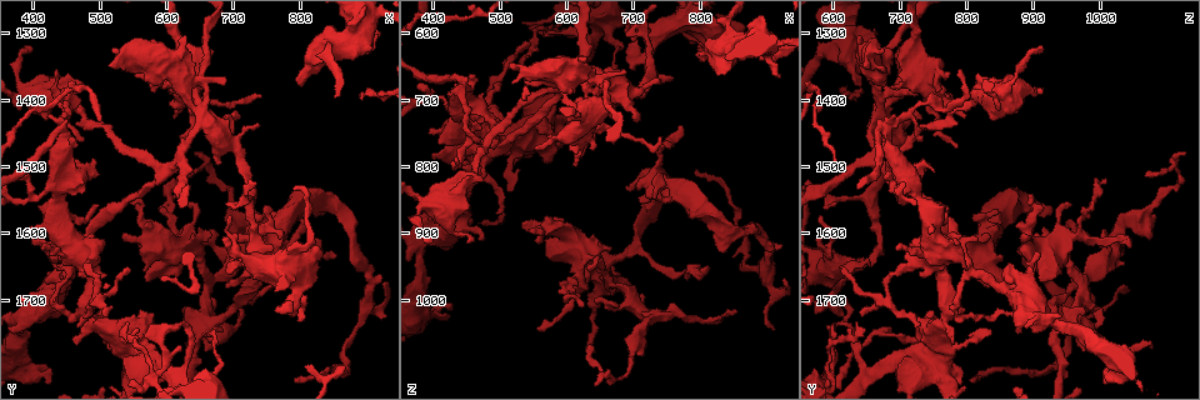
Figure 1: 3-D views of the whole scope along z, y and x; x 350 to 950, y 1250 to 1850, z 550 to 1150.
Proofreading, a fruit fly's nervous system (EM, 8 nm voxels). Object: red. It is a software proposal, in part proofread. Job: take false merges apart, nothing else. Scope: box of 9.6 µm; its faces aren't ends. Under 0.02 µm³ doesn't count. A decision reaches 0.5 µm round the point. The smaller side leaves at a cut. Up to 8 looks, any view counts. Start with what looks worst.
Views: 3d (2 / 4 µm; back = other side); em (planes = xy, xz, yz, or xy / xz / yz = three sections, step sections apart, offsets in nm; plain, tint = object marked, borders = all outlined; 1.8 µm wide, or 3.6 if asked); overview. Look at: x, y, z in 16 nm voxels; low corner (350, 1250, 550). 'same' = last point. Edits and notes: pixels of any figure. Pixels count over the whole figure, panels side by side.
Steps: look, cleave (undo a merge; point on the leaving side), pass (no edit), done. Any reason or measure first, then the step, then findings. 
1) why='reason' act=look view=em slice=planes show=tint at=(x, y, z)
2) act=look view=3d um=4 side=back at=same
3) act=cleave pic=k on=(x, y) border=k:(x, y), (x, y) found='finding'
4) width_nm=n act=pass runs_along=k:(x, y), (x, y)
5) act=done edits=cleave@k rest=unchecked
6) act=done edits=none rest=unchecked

why='thick turns thin' act=look view=3d um=4 at=(445, 1445, 680)

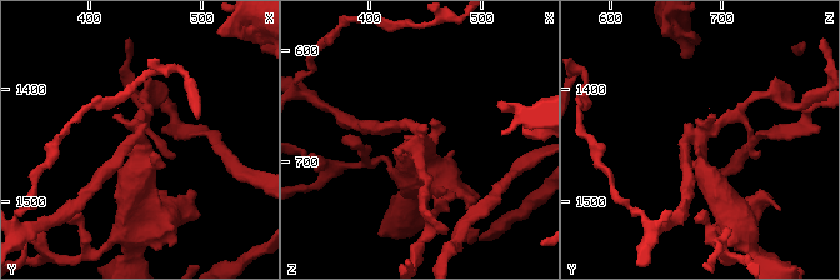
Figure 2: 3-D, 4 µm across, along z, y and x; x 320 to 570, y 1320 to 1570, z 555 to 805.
arms=3 arm_widths_nm=170,180,380 why='need the tissue' act=look view=em slice=planes show=tint at=(446, 1448, 682)

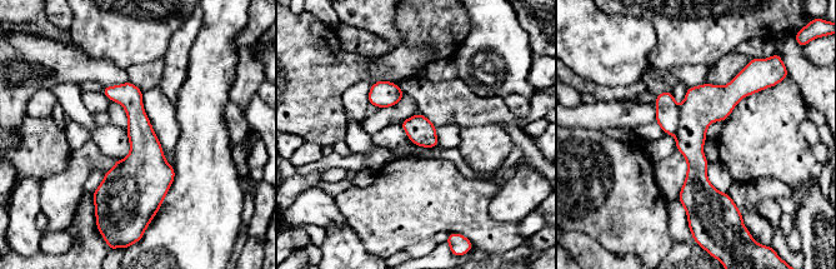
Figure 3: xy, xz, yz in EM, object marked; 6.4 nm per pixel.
act=cleave pic=3 on=(667, 110) border=3:(680, 106), (679, 128), (674, 134) found='two cells meet here'

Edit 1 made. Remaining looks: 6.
act=look view=overview

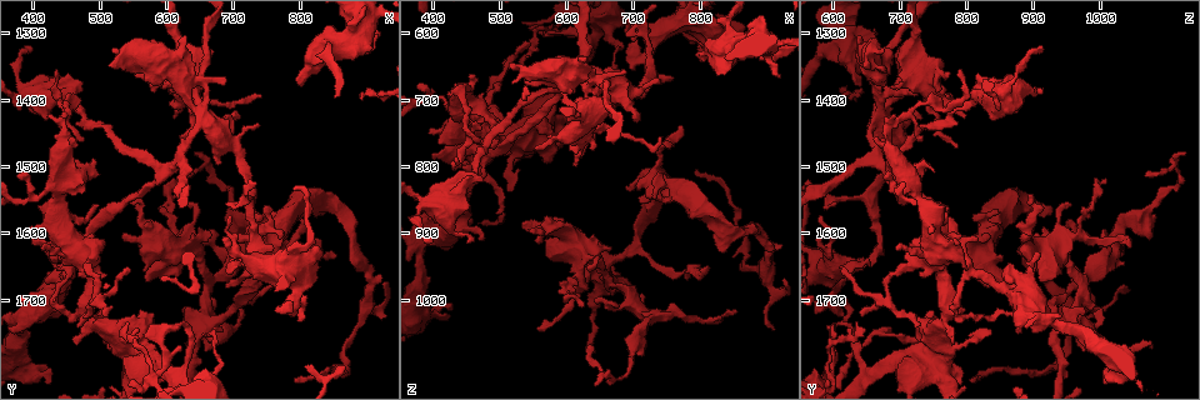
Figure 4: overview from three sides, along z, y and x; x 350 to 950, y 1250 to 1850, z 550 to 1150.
why='small branch off a trunk' act=look view=3d um=4 at=(660, 1440, 660)

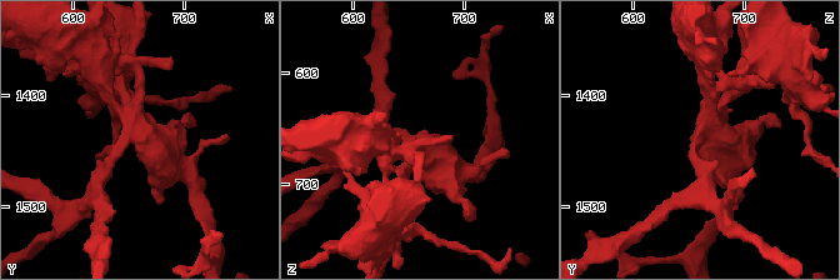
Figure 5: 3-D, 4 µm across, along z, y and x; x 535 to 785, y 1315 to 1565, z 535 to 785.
why='need the tissue' act=look view=em slice=planes show=tint at=(660, 1436, 664)

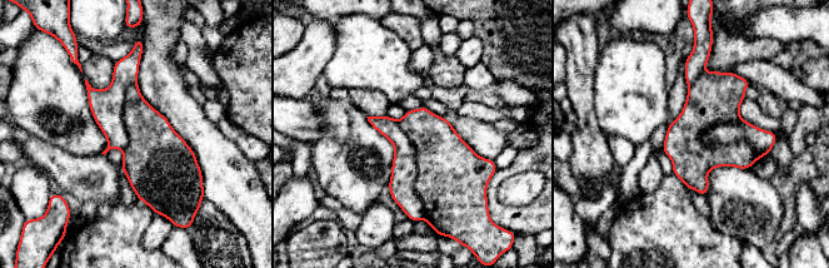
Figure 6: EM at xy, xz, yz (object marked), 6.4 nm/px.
act=cleave pic=6 on=(762, 140) part_leaving=6:(371, 119), (401, 143), (419, 213) found='two cells meet here'

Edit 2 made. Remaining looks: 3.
why='sharp bend' act=look view=3d um=4 side=back at=(475, 1635, 750)

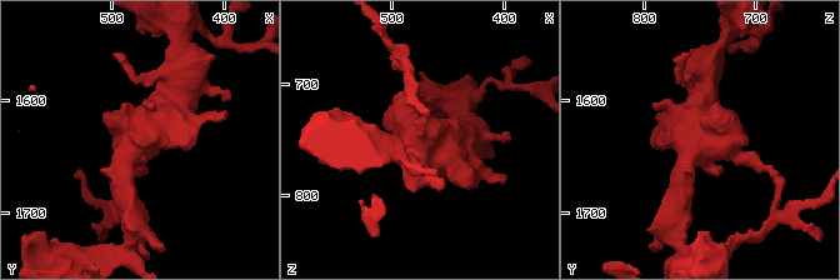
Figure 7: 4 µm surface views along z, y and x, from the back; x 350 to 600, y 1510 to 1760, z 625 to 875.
why='need the tissue' act=look view=em um=3.6 slice=xy step=16 show=tint at=(476, 1636, 750)

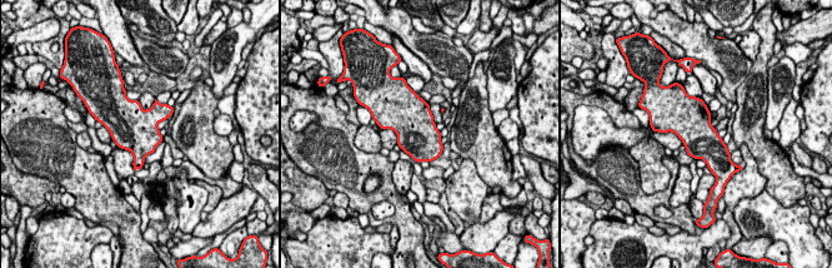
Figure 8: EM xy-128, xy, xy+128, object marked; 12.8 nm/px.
why='cut it another way' act=look view=em um=3.6 slice=planes show=borders at=same

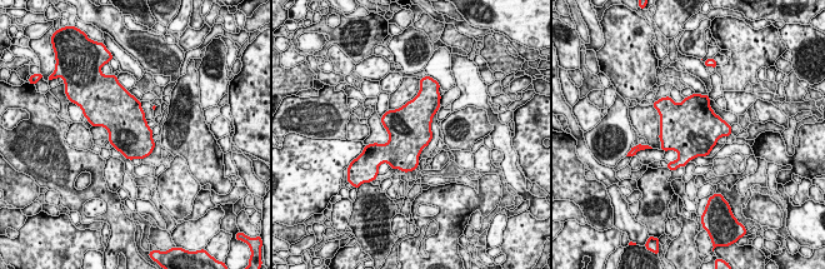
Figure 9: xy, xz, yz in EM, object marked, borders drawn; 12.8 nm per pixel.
act=pass found='continuous, no second cell'

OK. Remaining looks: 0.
act=done edits=cleave@3,cleave@6 rest=unchecked

